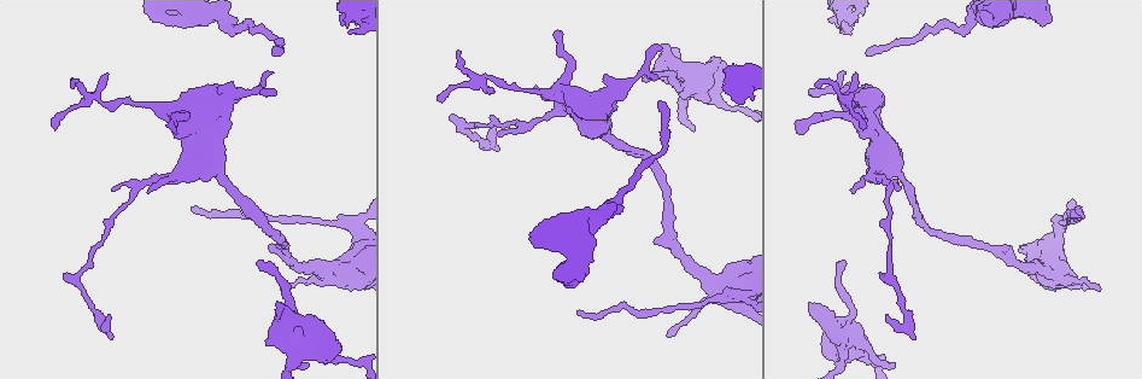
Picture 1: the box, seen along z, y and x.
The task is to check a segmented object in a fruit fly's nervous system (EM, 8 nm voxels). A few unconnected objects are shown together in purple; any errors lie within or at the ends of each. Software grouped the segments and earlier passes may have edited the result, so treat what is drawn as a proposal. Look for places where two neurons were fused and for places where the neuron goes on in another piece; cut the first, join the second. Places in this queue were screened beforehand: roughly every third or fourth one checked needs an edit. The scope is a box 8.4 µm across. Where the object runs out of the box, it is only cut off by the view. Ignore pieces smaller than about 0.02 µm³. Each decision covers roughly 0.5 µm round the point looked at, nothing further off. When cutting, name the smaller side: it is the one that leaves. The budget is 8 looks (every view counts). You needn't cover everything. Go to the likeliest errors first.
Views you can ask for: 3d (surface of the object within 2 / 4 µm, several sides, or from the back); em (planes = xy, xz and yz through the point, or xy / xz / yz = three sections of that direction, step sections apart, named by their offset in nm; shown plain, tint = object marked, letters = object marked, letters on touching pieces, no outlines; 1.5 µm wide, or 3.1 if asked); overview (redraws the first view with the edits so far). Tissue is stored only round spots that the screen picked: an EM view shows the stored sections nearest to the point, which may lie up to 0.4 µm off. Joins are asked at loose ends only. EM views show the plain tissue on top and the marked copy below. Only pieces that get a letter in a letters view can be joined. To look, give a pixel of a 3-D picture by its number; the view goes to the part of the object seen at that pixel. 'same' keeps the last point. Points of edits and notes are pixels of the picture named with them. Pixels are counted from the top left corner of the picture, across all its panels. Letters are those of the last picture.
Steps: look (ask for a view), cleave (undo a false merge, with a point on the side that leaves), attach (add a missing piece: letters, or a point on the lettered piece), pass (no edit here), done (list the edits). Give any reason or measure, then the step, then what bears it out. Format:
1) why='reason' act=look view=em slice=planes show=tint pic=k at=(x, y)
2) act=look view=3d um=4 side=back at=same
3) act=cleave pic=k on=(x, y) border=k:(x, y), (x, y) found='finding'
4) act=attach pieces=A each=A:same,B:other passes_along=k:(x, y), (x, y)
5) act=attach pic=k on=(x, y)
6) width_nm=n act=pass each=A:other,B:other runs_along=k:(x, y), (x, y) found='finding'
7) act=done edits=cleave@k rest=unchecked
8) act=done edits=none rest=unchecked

act=look view=em slice=planes show=letters pic=1 at=(660, 103)

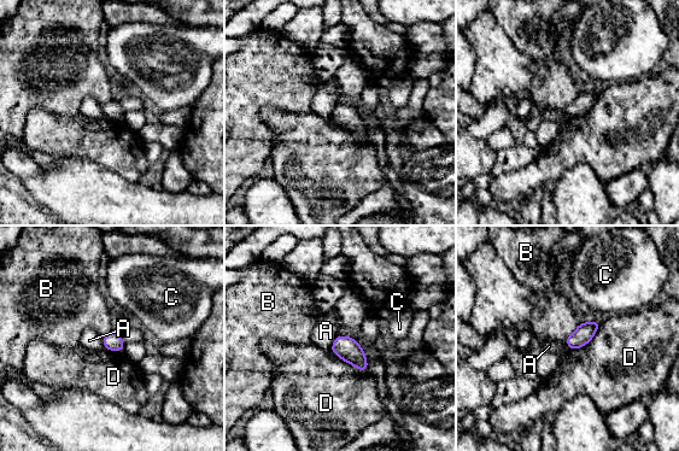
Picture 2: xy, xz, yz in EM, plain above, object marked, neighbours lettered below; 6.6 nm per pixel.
act=pass each=A:other,B:other,C:other,D:other border=2:(338, 334), (329, 349) found='none of them fits'

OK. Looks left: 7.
why='branch stops here' act=look view=em slice=planes show=letters pic=1 at=(267, 342)

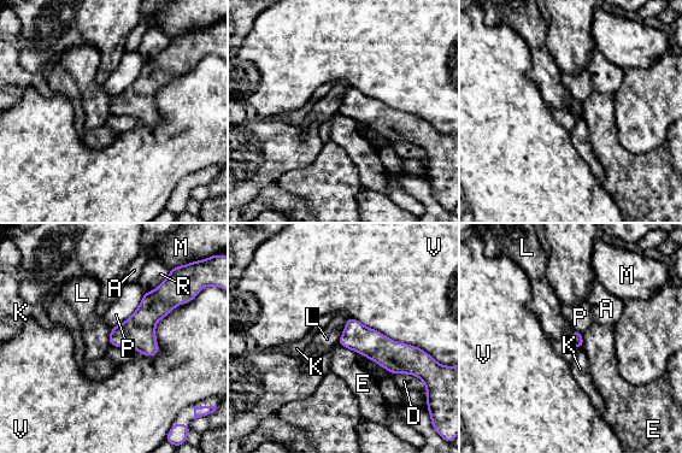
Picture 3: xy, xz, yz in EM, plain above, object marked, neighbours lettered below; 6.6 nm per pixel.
longest_contact=V:480nm act=pass each=A:other,D:other,E:other,K:other,L:other,M:other,P:other,R:other,V:other border=3:(347, 318), (337, 343) found='none of them fits'

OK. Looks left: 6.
act=look view=em slice=planes show=letters pic=1 at=(175, 134)

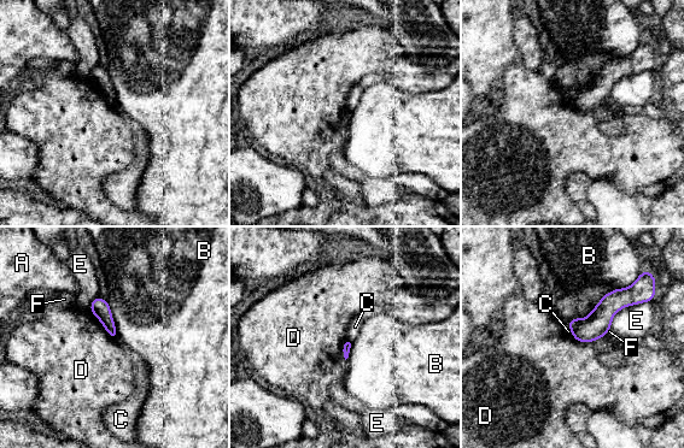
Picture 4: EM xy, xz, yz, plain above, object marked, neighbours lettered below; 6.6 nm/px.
act=pass each=A:other,B:other,C:other,D:other,E:other,F:other runs_along=4:(632, 298), (574, 332) found='no lettered piece goes on from it'

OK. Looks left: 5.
act=done edits=none rest=unchecked

